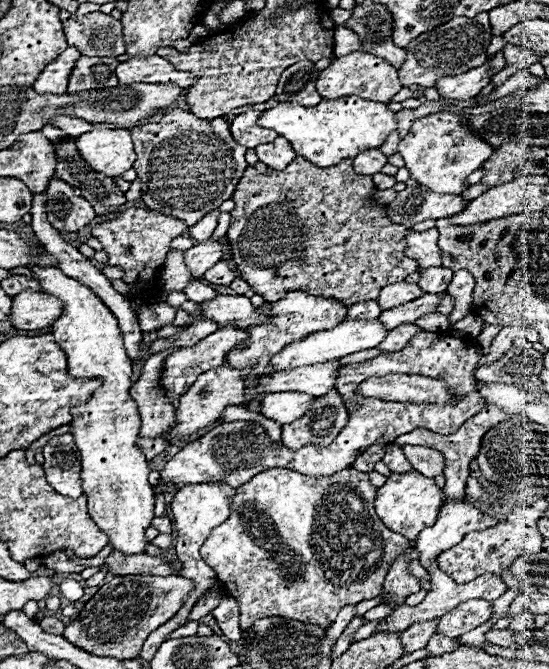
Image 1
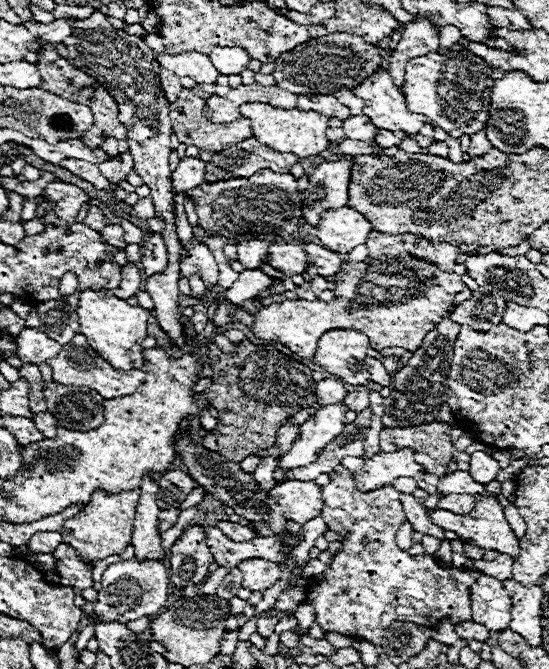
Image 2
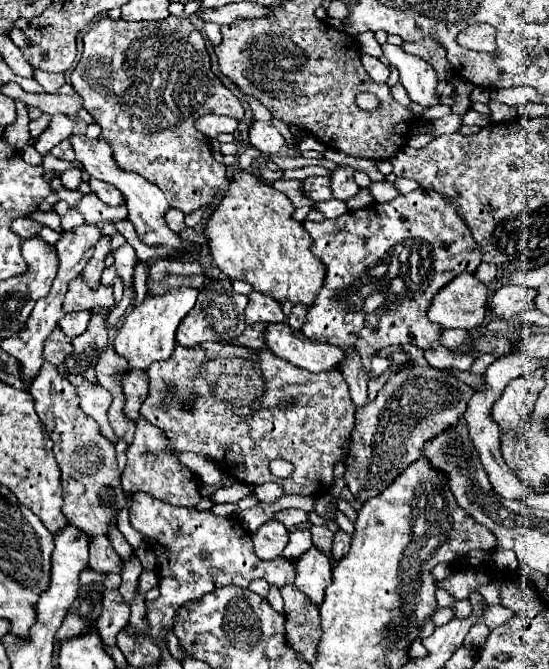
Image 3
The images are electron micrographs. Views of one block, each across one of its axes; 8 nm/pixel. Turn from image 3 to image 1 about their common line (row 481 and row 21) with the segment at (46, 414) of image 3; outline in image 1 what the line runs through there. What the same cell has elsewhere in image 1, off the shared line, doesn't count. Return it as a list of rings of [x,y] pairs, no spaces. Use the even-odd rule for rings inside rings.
[[[66,10],[60,12],[66,42],[84,56],[120,56],[126,52],[120,20],[110,14],[90,12],[76,16]]]

